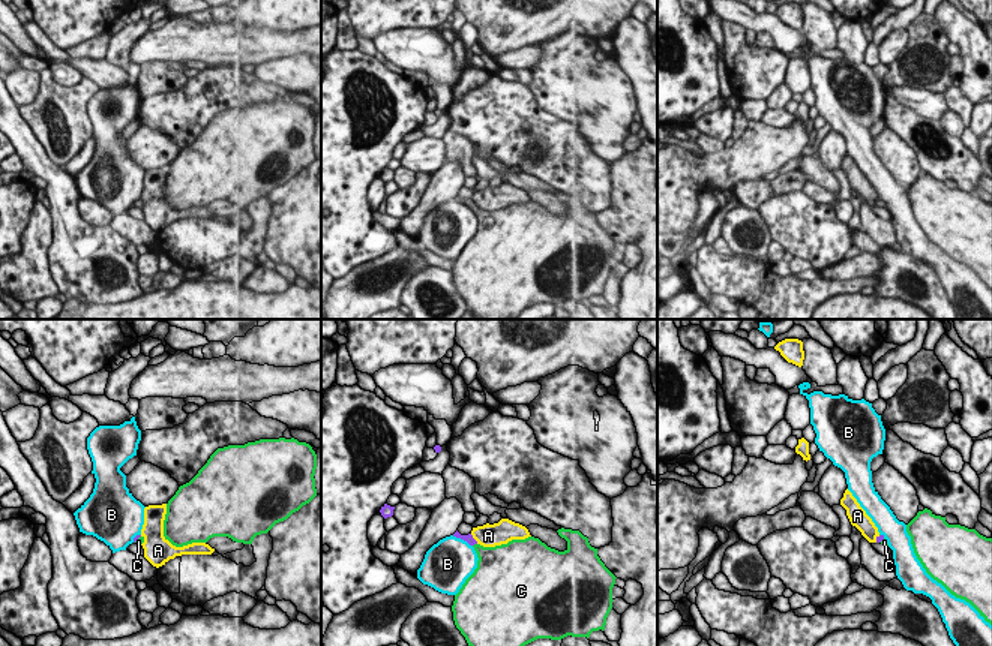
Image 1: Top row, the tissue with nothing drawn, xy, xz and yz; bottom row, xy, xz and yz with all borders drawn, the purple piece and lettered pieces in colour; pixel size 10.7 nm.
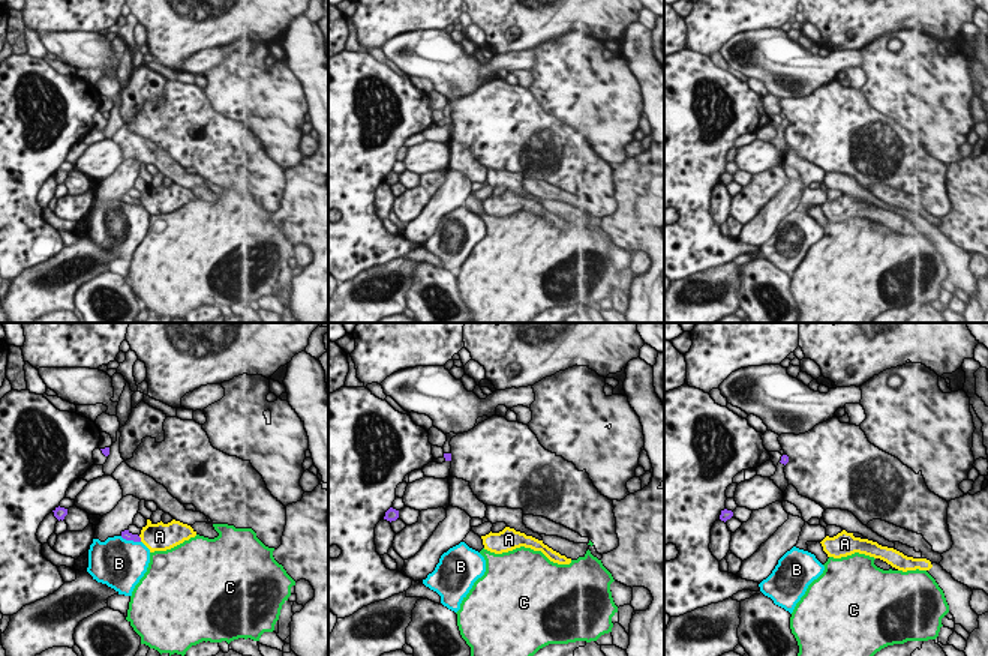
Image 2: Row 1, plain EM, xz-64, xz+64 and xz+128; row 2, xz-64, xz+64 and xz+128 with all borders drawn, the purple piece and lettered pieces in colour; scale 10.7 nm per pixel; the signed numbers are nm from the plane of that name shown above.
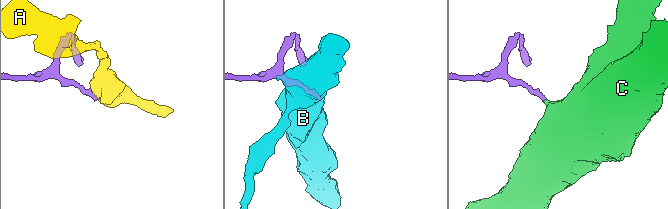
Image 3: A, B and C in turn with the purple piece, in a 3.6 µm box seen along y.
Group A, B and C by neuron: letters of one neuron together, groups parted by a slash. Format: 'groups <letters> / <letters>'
groups A / B / C

